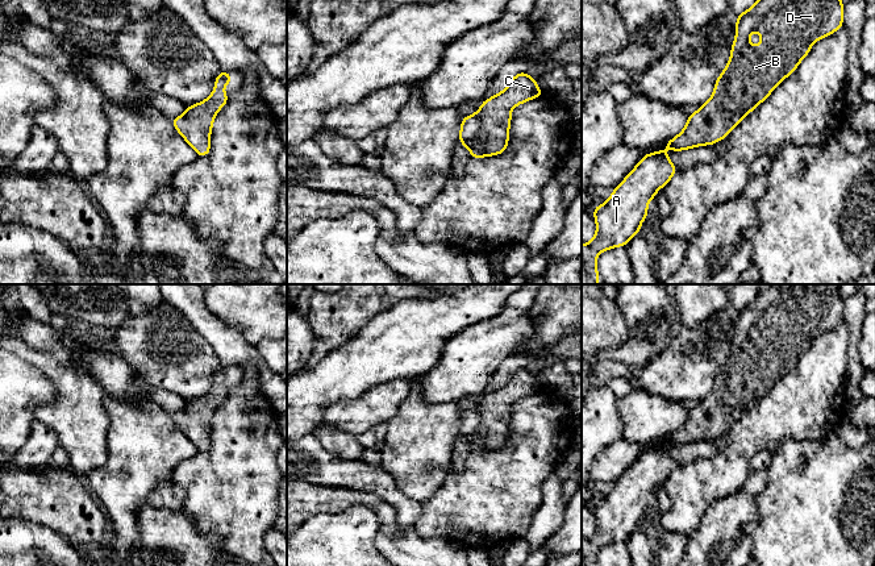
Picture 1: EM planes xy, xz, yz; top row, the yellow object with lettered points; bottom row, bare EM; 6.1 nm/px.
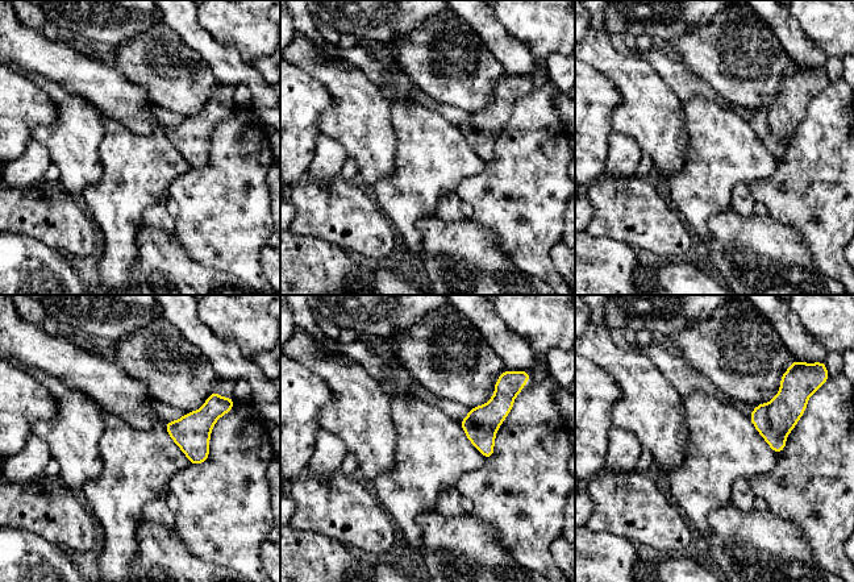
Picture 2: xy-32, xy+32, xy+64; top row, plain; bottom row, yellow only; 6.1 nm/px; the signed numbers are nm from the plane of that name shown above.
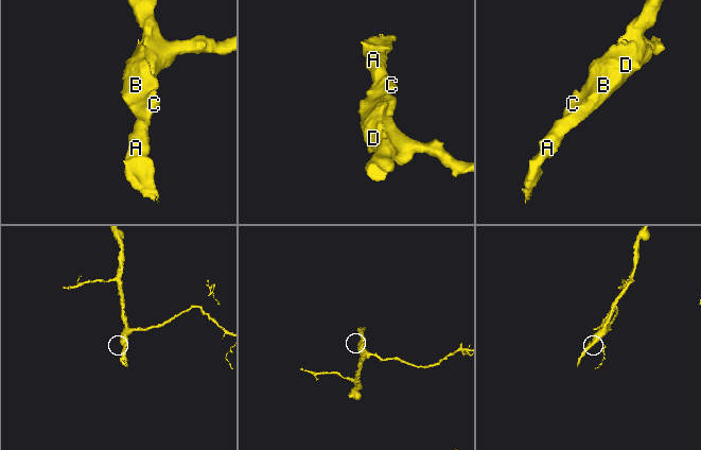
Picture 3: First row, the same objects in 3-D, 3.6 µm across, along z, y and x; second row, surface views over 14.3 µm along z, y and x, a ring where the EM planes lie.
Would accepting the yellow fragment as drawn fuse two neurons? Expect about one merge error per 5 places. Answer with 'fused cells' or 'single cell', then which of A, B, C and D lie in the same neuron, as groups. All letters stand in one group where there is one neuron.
single cell | A B C D

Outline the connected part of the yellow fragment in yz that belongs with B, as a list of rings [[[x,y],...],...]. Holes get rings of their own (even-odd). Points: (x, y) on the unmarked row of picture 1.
[[[772,284],[761,291],[751,303],[739,308],[730,354],[717,373],[709,395],[688,411],[684,424],[666,437],[662,446],[643,450],[626,473],[613,483],[609,494],[592,505],[596,529],[588,538],[582,540],[582,566],[597,566],[596,554],[601,546],[626,541],[641,527],[641,519],[647,513],[650,495],[676,469],[674,458],[664,448],[666,444],[682,446],[716,440],[717,436],[726,433],[734,421],[795,367],[814,337],[845,320],[843,307],[839,284]],[[755,325],[761,328],[758,342],[749,337],[749,330]]]

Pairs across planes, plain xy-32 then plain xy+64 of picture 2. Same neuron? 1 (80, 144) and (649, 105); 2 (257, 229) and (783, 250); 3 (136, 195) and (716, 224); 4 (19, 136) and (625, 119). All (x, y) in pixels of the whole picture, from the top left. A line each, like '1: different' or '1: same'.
1: same
2: different
3: different
4: different

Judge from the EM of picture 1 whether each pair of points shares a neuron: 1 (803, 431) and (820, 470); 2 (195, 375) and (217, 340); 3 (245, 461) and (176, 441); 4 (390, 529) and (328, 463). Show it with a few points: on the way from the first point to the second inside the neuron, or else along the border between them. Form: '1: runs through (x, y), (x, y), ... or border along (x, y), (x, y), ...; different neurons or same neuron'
1: border along (833, 431), (819, 440), (784, 438), (776, 442); different neurons
2: border along (192, 324), (211, 345), (221, 363); different neurons
3: border along (198, 450), (173, 469); different neurons
4: border along (321, 485), (382, 494); different neurons

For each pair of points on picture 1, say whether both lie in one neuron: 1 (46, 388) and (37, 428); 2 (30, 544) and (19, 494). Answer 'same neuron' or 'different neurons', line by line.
1: different neurons
2: different neurons

